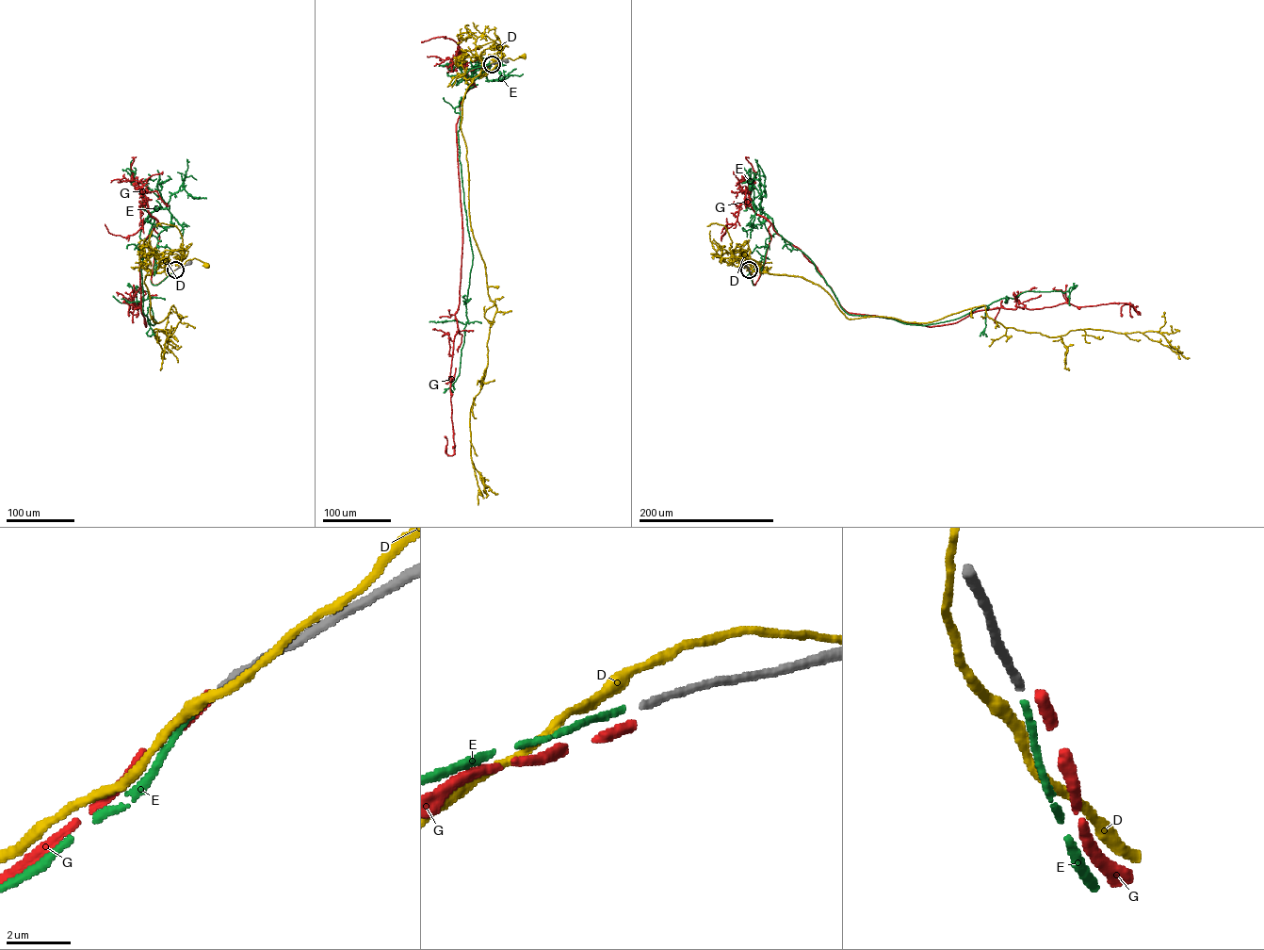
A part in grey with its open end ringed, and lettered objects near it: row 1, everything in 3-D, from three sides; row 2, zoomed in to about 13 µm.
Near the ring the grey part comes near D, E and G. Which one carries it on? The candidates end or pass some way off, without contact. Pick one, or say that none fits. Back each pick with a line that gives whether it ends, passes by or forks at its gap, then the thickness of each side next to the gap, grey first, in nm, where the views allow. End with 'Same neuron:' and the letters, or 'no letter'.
E: it ends; calibres 240 and 190 nm
Same neuron: E

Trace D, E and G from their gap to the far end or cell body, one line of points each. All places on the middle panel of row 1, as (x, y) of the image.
D: (491, 63), (524, 55)
E: (491, 64), (467, 73), (475, 85), (466, 90), (460, 106), (460, 160), (473, 258), (460, 372), (444, 392)
G: (491, 64), (468, 72), (476, 86), (456, 125), (462, 244), (452, 455), (445, 437)

